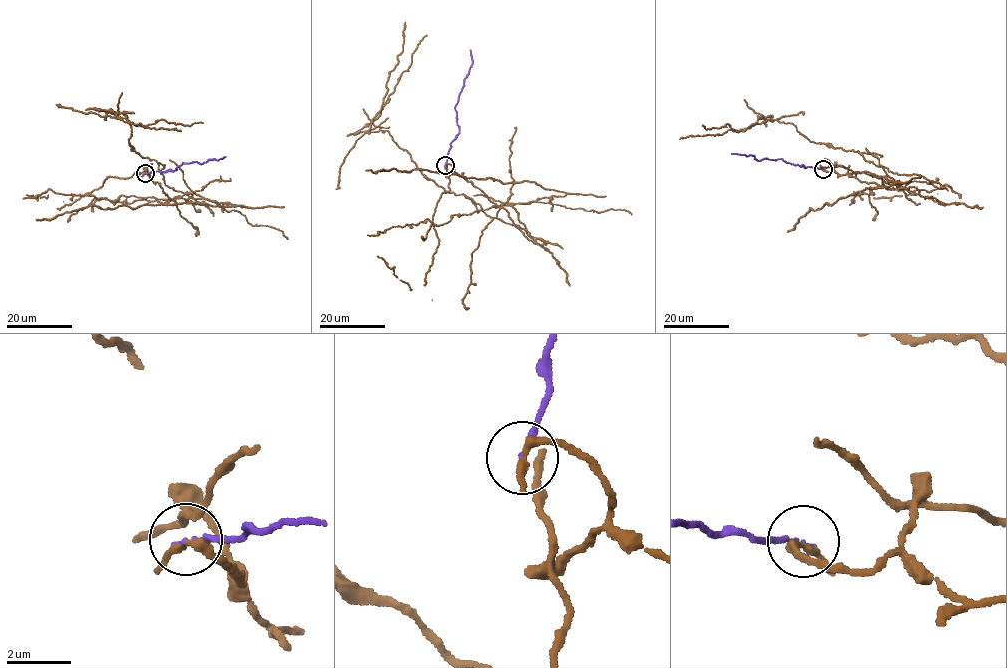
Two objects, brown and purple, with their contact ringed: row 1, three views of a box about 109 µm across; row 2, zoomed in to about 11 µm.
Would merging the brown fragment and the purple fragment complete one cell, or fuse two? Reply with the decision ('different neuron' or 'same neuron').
different neuron

